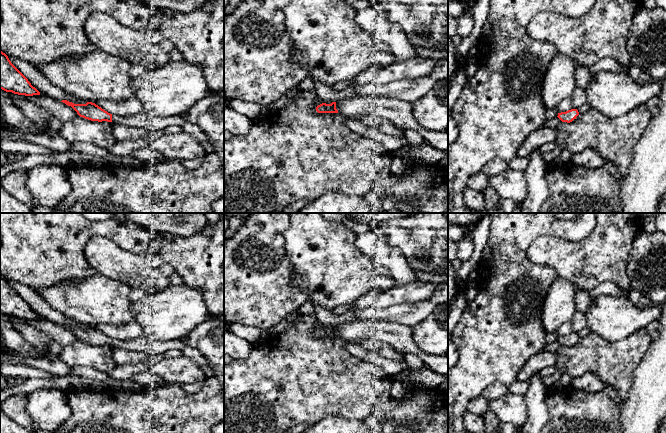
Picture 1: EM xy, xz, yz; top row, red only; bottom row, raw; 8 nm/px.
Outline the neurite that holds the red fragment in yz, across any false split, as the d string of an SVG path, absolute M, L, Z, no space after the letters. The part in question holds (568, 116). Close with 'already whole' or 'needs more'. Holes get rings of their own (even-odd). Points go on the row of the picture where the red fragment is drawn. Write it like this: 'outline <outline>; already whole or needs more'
outline M571 109L568 110L566 112L561 112L558 113L558 118L562 121L562 122L567 122L570 123L572 122L574 119L576 119L576 117L579 115L579 112L577 109Z; already whole

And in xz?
outline M354 97L331 104L322 103L316 107L318 113L339 113L347 118L379 112L400 130L418 132L429 146L440 151L448 151L448 130L433 132L423 128L412 115L412 104L398 99L380 97Z; needs more

